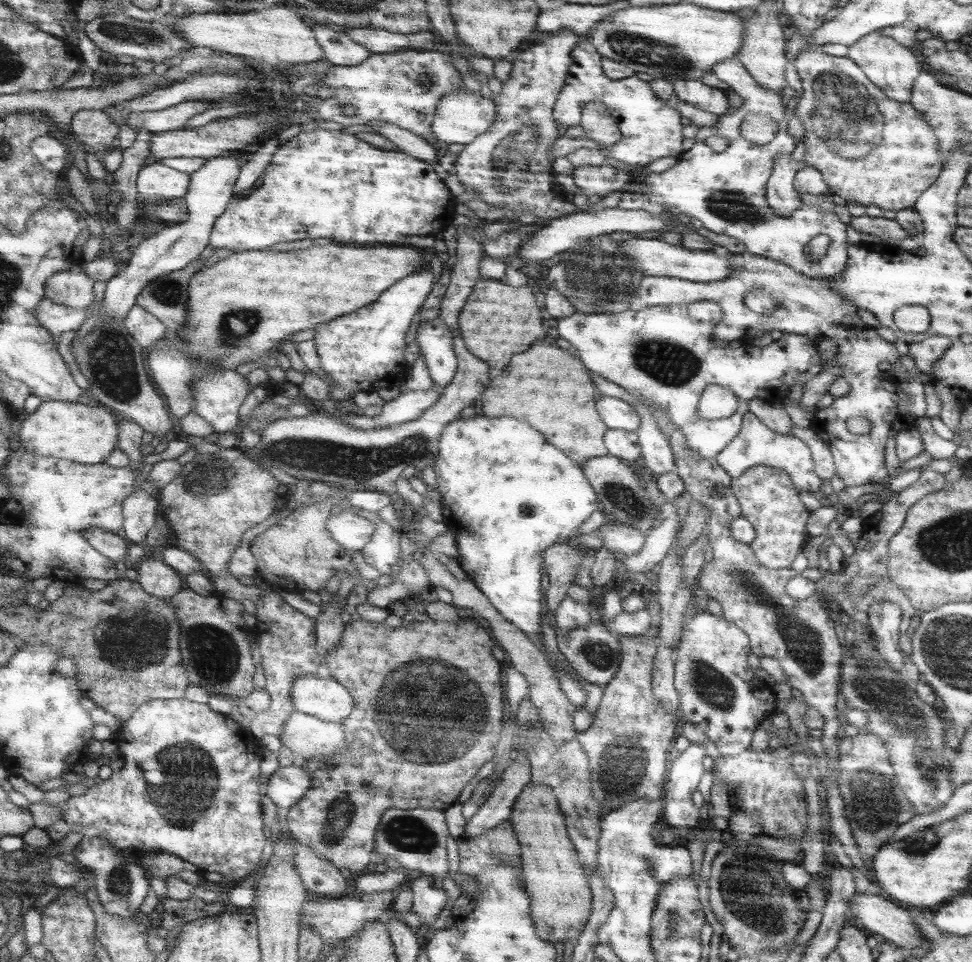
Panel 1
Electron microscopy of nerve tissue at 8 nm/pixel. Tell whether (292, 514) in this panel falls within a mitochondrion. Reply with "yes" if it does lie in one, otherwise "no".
no

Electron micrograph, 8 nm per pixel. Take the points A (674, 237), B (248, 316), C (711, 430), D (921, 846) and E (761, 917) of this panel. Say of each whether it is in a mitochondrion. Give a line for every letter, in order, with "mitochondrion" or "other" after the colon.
A: other
B: mitochondrion
C: other
D: mitochondrion
E: mitochondrion

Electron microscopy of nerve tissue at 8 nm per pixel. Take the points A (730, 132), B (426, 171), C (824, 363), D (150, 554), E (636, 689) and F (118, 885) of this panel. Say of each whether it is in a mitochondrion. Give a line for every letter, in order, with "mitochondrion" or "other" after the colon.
A: other
B: other
C: other
D: other
E: other
F: mitochondrion

